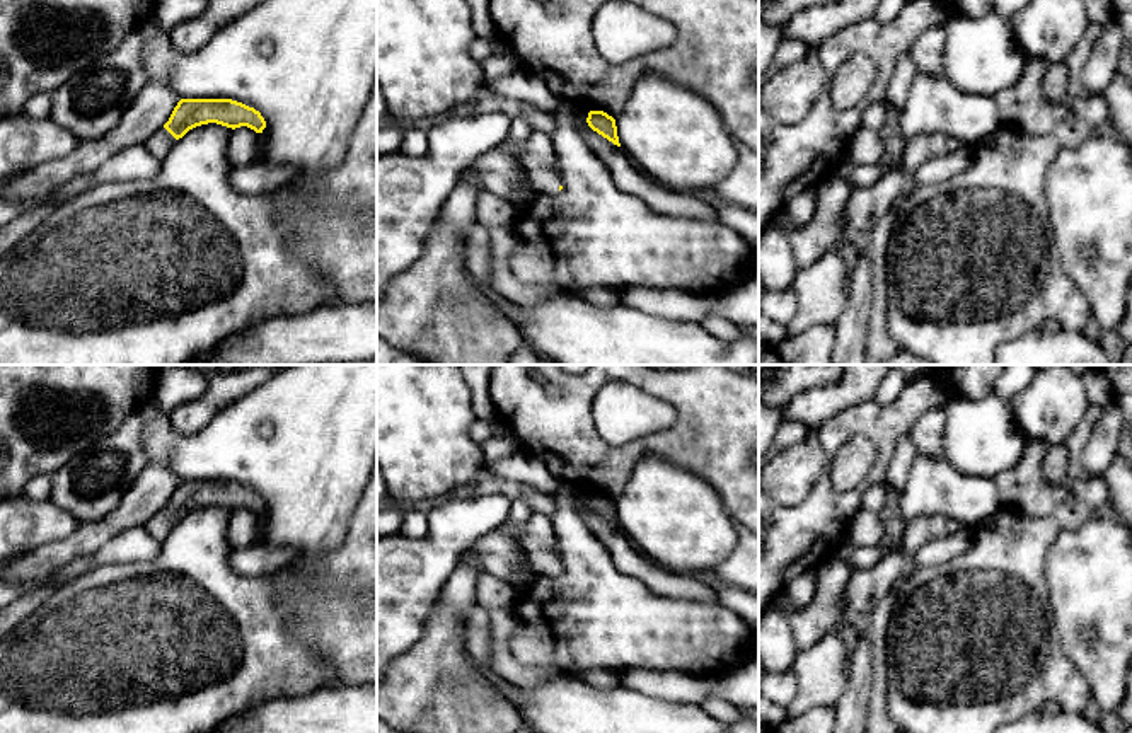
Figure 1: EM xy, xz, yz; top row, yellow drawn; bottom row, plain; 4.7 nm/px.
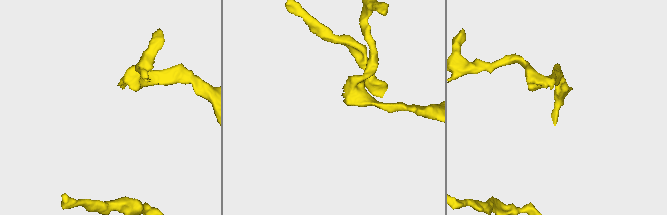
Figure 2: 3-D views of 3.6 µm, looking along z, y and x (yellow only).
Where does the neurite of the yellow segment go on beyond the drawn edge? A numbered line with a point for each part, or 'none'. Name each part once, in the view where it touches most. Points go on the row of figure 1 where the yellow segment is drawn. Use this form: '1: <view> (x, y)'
1: xy (161, 142)

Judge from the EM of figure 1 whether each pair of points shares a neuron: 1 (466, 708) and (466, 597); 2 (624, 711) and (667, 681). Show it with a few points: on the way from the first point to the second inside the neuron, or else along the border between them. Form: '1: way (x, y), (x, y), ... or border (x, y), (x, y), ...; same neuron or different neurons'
1: way (450, 681), (450, 624); same neuron
2: border (621, 684), (657, 698), (687, 703); different neurons

